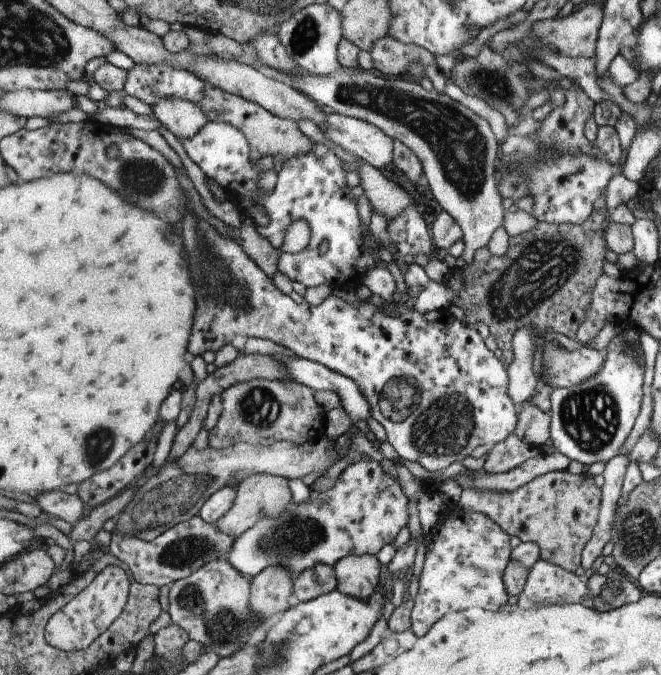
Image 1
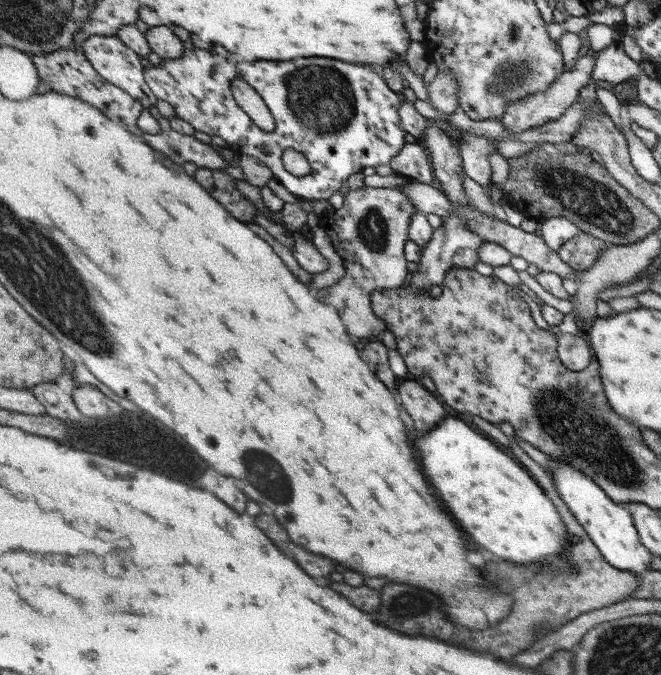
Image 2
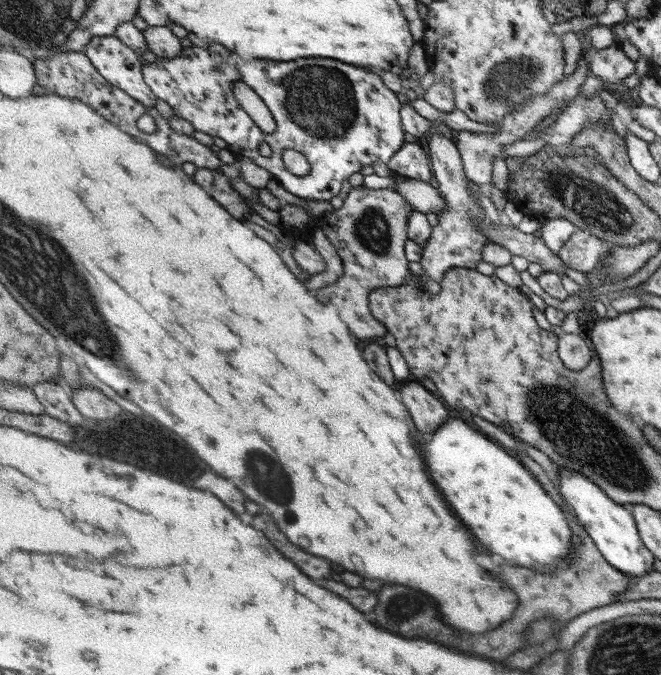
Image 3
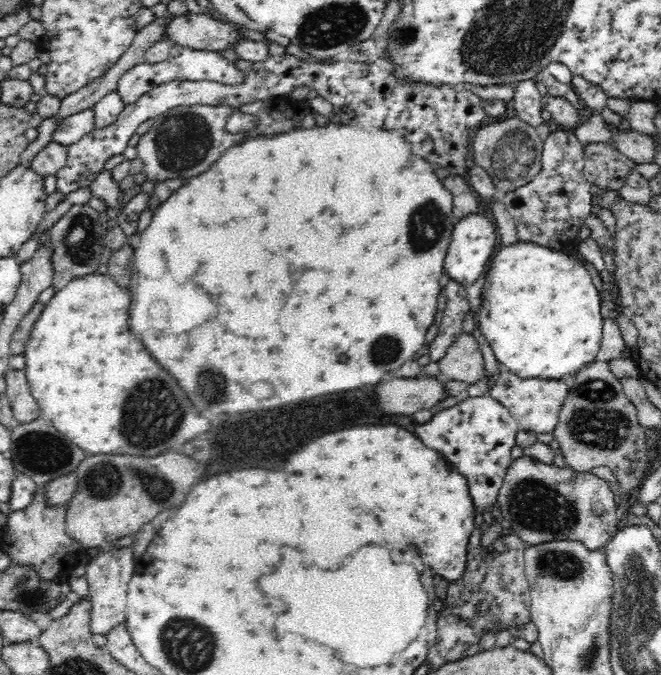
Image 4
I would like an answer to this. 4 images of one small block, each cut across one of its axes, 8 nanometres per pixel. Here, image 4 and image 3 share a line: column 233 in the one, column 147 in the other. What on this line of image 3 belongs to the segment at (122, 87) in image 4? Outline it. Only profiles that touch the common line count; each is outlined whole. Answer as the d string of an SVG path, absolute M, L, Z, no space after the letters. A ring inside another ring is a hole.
M219 42L209 44L207 48L189 46L183 50L177 58L157 58L155 62L145 62L145 80L153 88L153 92L173 108L175 116L187 120L197 132L203 132L211 138L221 138L227 148L237 156L237 160L247 158L253 164L257 164L259 170L267 170L273 174L273 178L291 194L307 200L331 200L335 196L343 196L347 190L347 180L353 174L359 174L363 166L373 166L375 162L389 164L393 156L407 144L405 142L405 126L403 126L403 106L397 98L397 92L389 90L385 86L385 80L381 76L373 74L367 68L357 68L351 64L343 64L339 60L329 58L307 58L307 60L295 60L295 62L275 62L275 60L245 60L239 54L231 52ZM237 82L249 84L267 104L271 110L277 132L265 134L263 128L259 128L253 118L247 114L247 110L241 108L235 86ZM335 84L341 86L341 94L335 94ZM261 142L269 144L273 148L271 158L263 158L259 152ZM285 150L299 150L303 152L311 162L311 174L309 176L295 176L291 174L283 164L283 152Z

